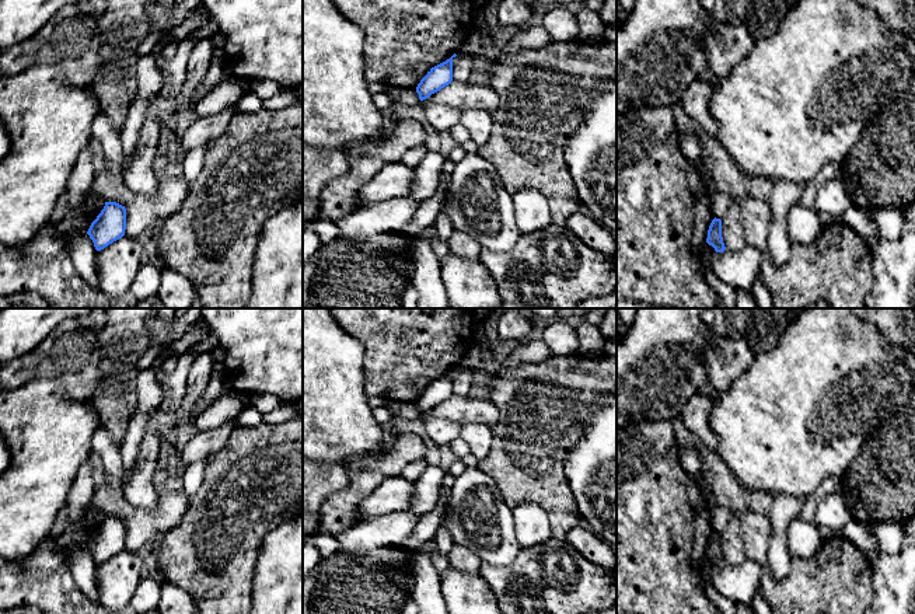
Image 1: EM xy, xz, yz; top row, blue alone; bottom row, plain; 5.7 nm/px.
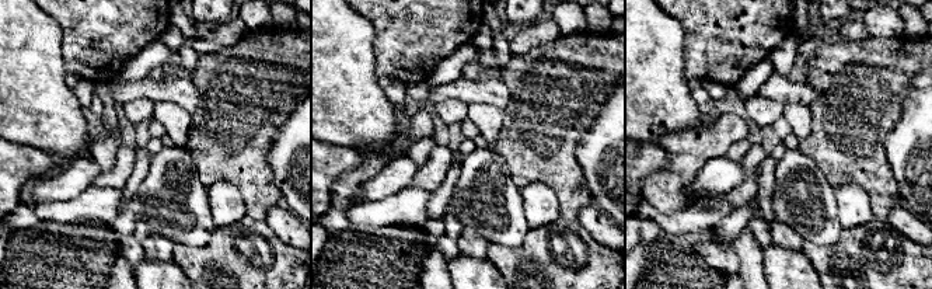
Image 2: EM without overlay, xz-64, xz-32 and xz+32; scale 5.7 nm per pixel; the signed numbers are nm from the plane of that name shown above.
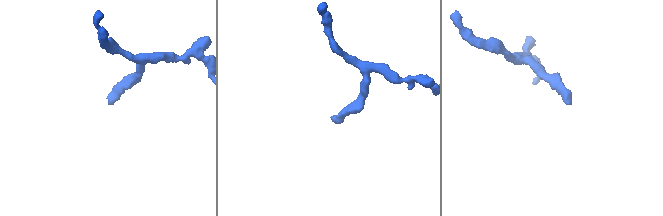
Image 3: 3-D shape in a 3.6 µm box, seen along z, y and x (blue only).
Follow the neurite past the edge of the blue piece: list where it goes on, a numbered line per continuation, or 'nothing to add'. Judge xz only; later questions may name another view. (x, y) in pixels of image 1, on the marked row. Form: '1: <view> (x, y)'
nothing to add

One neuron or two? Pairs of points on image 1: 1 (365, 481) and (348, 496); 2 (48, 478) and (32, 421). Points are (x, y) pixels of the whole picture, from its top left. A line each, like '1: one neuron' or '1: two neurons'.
1: one neuron
2: one neuron

